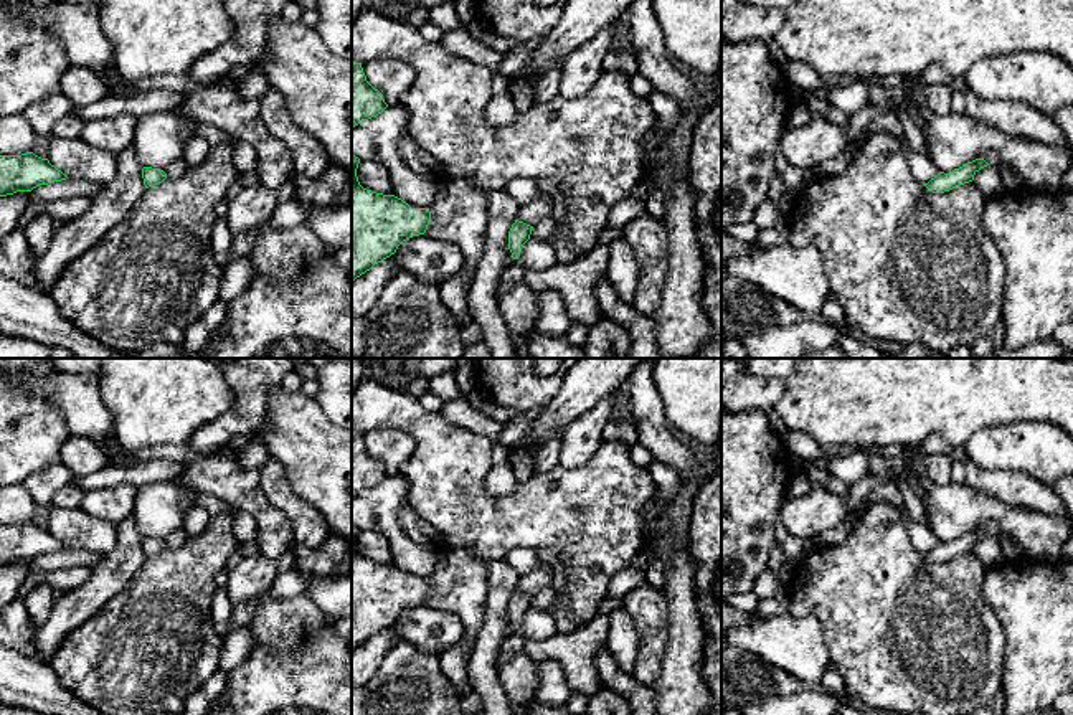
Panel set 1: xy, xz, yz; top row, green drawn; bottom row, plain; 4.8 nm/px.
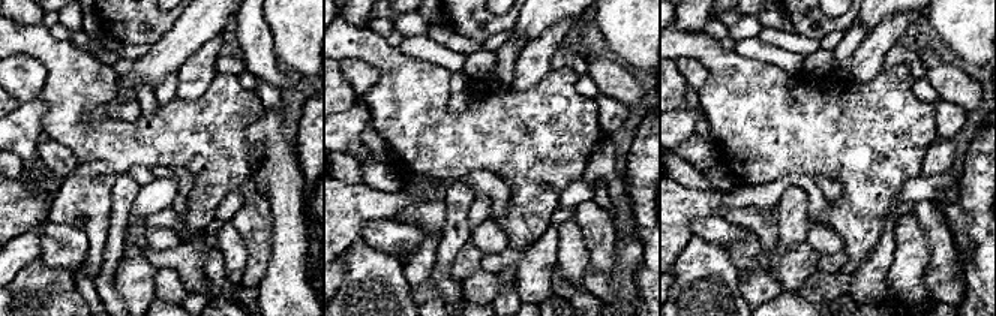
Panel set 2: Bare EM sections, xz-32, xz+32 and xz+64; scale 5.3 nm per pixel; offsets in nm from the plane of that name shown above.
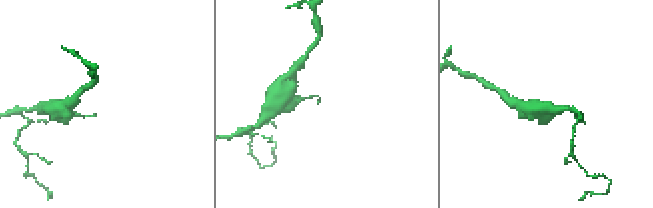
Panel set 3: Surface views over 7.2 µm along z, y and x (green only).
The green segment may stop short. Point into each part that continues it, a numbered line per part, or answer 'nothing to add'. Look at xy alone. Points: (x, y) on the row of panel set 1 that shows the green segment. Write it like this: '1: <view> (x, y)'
nothing to add

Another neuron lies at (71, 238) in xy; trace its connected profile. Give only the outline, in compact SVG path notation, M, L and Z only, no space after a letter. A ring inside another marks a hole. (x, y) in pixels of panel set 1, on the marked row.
M134 147L116 155L116 177L96 195L91 208L78 218L56 223L51 241L36 261L38 292L50 294L63 269L89 251L107 231L122 223L145 193L142 165Z

